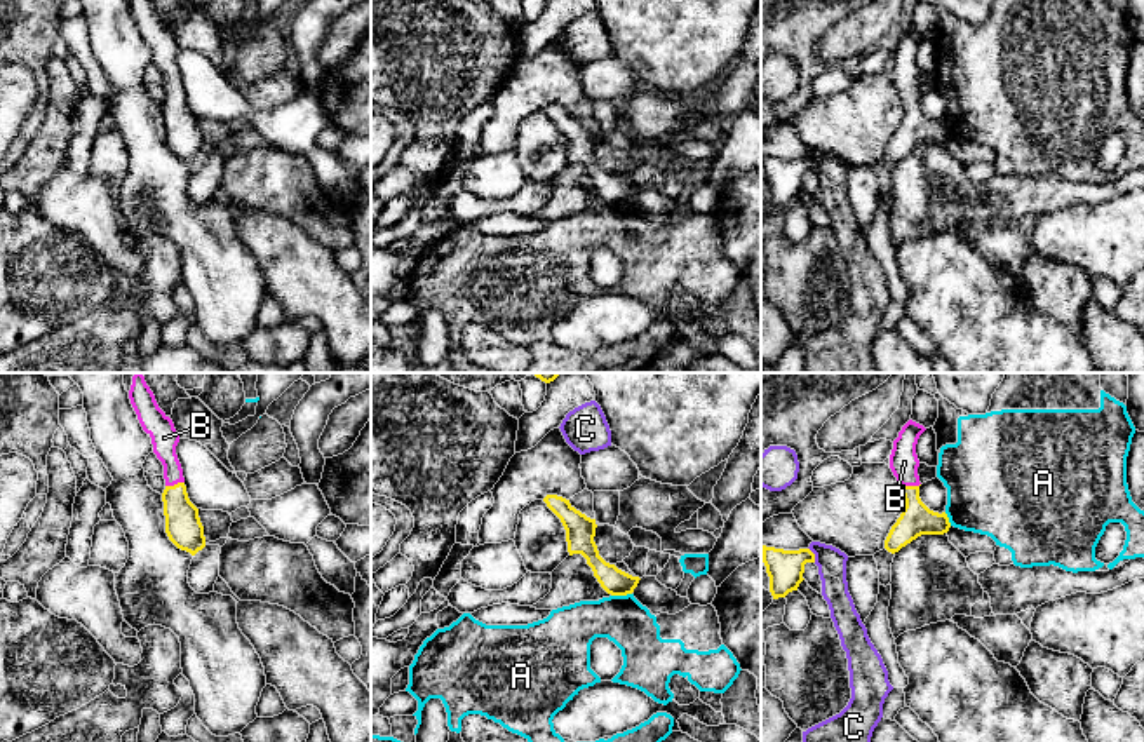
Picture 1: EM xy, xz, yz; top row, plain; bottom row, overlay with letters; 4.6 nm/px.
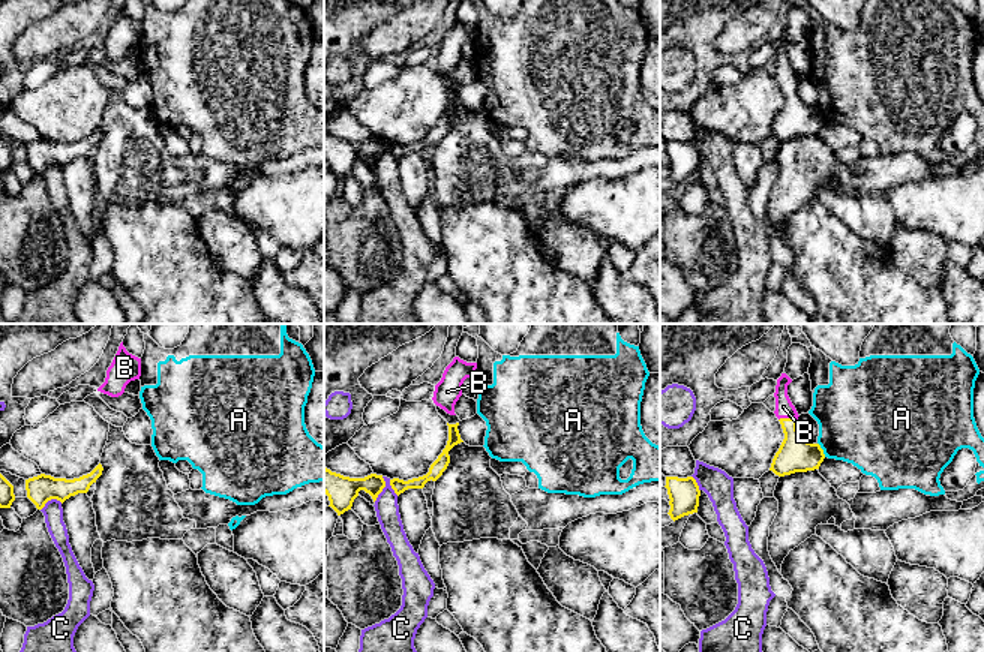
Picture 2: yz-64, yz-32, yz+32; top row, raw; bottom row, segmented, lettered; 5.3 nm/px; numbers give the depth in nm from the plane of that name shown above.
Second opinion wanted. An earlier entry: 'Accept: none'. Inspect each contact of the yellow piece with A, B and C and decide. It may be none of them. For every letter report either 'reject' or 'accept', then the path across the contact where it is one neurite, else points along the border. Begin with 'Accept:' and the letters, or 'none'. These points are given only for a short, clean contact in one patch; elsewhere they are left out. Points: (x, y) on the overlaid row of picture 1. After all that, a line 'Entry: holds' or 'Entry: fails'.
Accept: B
A: reject; border along xz (631, 593), (612, 596)
B: accept; runs through yz (916, 519), (911, 486), (904, 462)
C: reject; border along yz (808, 547), (815, 561)
Entry: fails

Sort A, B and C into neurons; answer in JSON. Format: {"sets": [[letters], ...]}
{"sets": [["A"], ["B"], ["C"]]}

